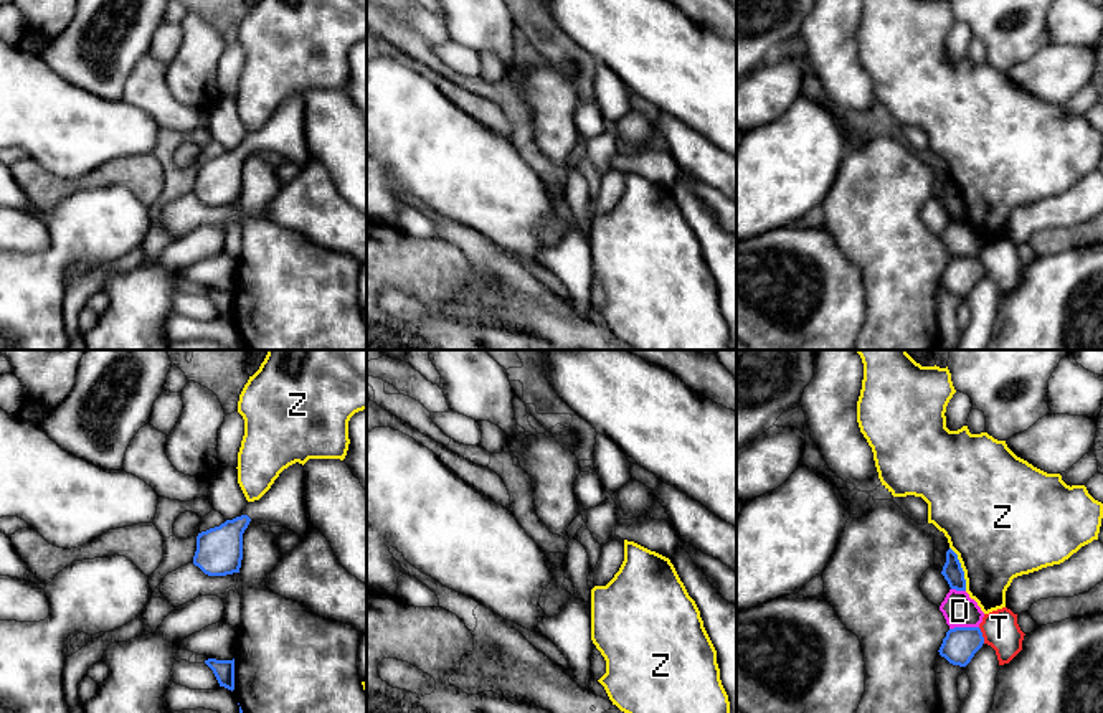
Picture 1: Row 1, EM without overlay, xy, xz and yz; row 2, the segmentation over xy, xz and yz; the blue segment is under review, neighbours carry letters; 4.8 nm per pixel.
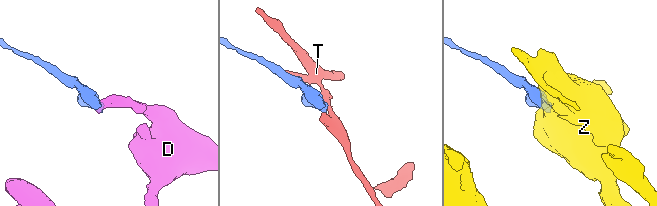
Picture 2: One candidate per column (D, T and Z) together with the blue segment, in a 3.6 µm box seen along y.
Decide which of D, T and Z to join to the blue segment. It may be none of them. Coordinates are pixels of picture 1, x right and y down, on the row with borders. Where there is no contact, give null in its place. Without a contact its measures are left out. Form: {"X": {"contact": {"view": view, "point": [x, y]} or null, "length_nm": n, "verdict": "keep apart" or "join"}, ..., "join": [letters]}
{"D": {"contact": {"view": "yz", "point": [963, 628]}, "length_nm": 140, "verdict": "keep apart"}, "T": {"contact": {"view": "yz", "point": [981, 636]}, "length_nm": 90, "verdict": "keep apart"}, "Z": {"contact": {"view": "yz", "point": [961, 568]}, "length_nm": 240, "verdict": "keep apart"}, "join": []}

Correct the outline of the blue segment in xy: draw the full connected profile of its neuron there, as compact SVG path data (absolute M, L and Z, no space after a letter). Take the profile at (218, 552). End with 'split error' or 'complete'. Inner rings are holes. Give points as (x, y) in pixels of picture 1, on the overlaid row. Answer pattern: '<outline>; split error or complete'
M296 462L284 469L259 500L248 502L244 515L198 533L193 564L208 576L239 573L243 533L251 520L261 525L284 526L302 538L307 535L310 523L304 500L302 464Z; split error

